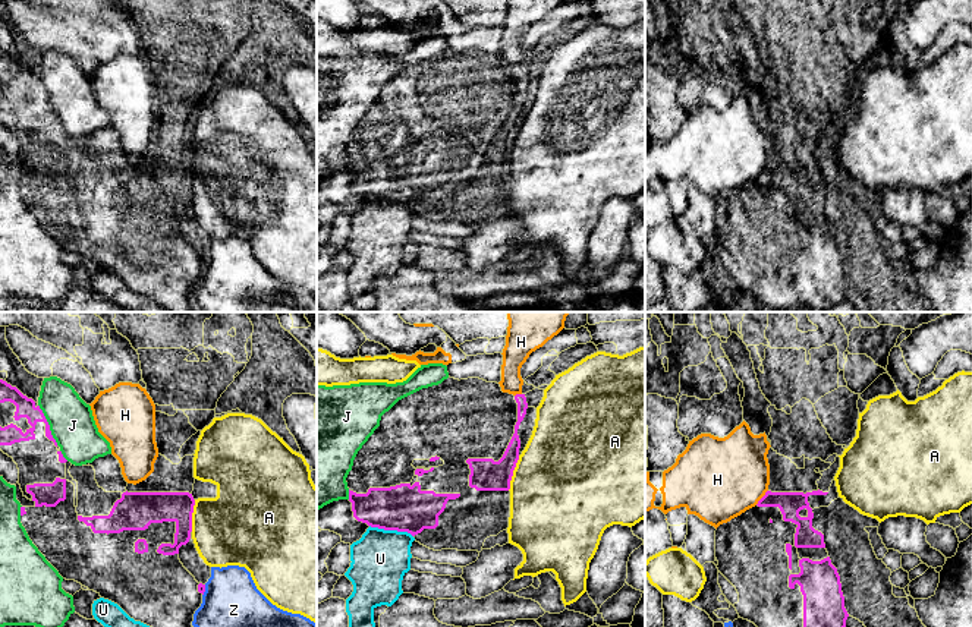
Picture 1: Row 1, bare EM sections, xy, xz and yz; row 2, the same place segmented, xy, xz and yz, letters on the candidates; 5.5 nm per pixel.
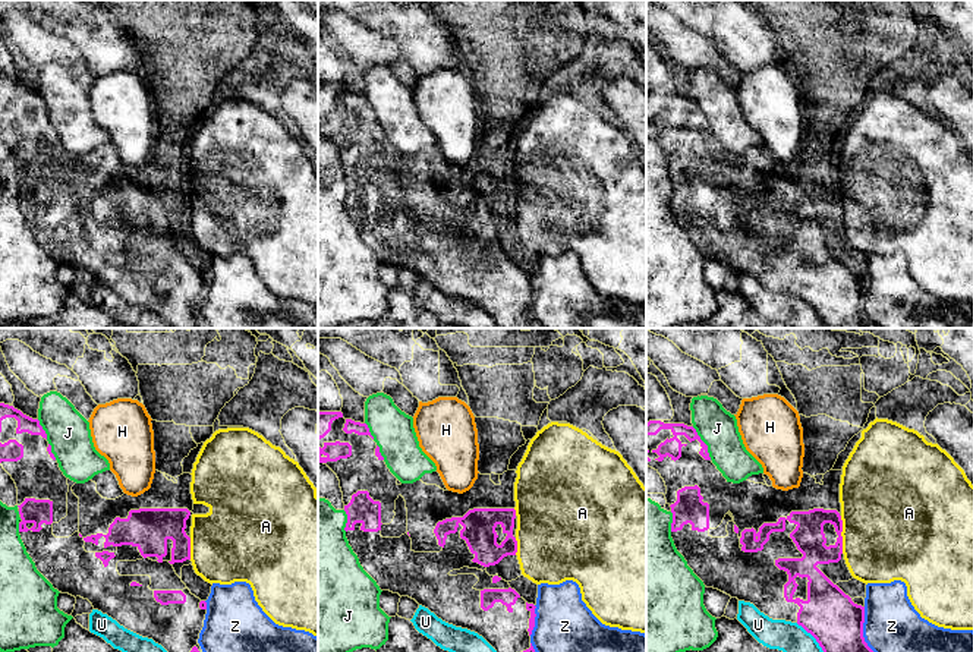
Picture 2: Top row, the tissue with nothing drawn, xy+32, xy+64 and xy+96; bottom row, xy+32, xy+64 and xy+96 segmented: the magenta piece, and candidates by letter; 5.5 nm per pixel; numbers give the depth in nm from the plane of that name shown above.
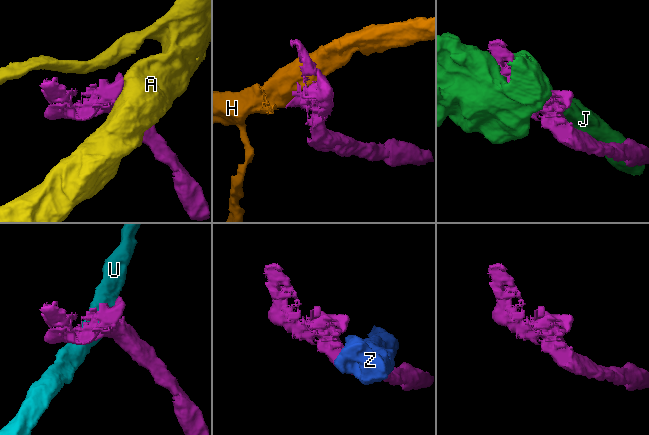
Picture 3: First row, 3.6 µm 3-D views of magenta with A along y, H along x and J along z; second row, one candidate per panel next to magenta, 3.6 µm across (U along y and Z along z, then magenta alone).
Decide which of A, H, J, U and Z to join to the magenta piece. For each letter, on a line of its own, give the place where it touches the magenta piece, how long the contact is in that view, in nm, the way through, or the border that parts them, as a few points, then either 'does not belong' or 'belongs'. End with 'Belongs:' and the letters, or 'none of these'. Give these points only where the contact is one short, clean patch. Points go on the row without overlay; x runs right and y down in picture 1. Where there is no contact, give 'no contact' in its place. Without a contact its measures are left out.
A: xz (512, 145) | 200 nm | does not belong
H: yz (763, 169) | 110 nm | along yz (767, 161), (755, 176) | does not belong
J: xy (49, 97) | 240 nm | does not belong
U: xz (392, 201) | 240 nm | does not belong
Z: xy (204, 262) | 70 nm | does not belong
Belongs: none of these

